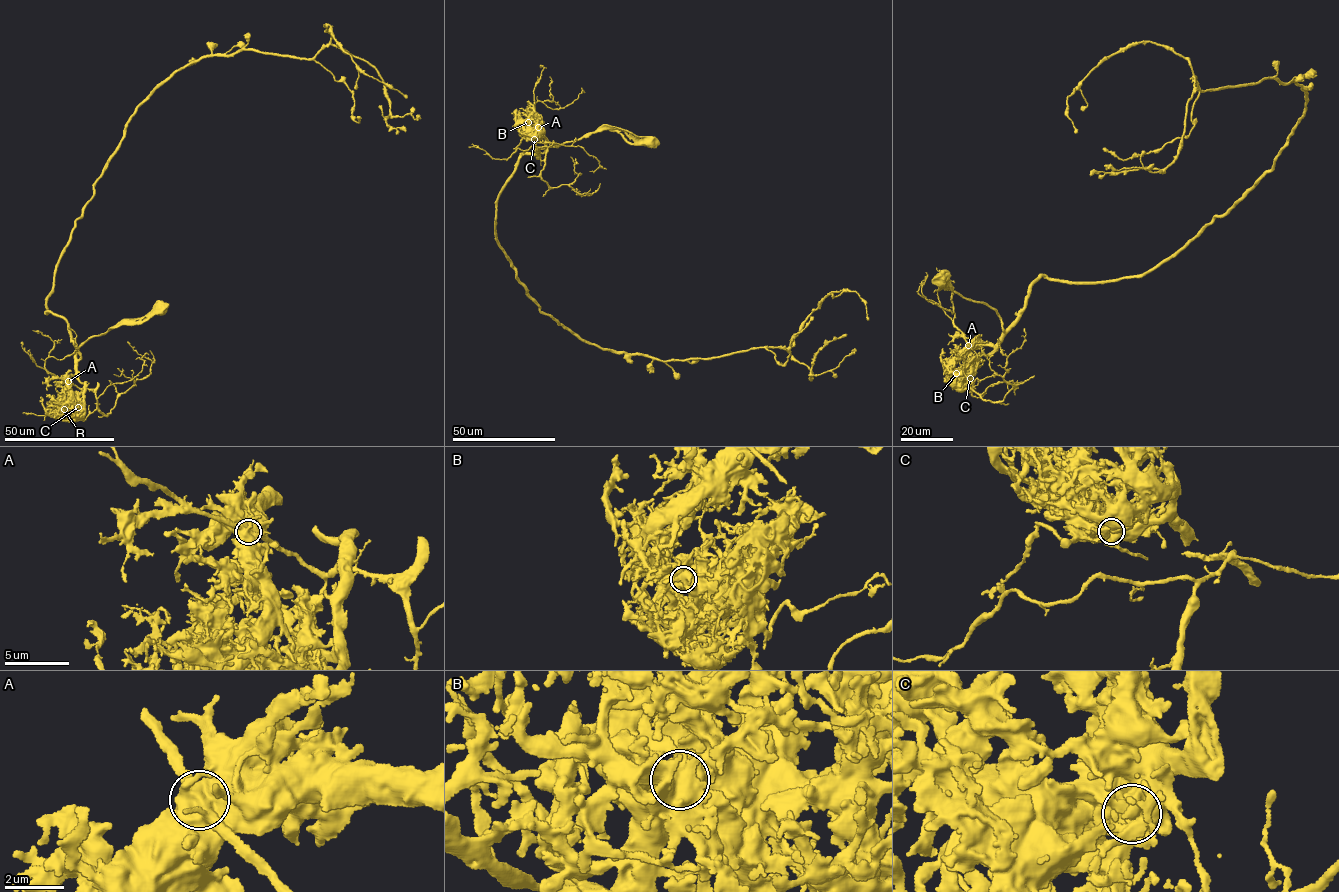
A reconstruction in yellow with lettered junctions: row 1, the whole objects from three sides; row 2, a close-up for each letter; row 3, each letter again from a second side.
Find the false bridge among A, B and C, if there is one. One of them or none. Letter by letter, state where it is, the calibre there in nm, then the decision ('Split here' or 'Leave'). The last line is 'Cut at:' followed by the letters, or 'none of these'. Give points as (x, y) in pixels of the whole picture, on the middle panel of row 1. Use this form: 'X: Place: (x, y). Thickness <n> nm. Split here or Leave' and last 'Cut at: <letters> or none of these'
A: Place: (538, 127). Thickness 600 nm. Split here
B: Place: (528, 122). Thickness 600 nm. Leave
C: Place: (534, 139). Thickness 550 nm. Leave
Cut at: A

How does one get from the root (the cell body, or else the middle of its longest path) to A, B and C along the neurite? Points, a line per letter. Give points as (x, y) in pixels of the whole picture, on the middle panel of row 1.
A: (648, 141), (637, 142), (620, 129), (598, 128), (541, 153), (535, 145), (538, 127)
B: (648, 141), (637, 142), (620, 129), (598, 128), (541, 153), (535, 145), (540, 123), (530, 118), (528, 122)
C: (648, 141), (637, 142), (620, 129), (598, 128), (541, 153), (536, 151), (545, 142), (534, 139)

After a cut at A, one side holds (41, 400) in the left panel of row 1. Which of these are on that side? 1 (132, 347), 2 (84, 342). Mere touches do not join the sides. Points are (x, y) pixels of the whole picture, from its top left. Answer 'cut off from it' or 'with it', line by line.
1: cut off from it
2: with it

